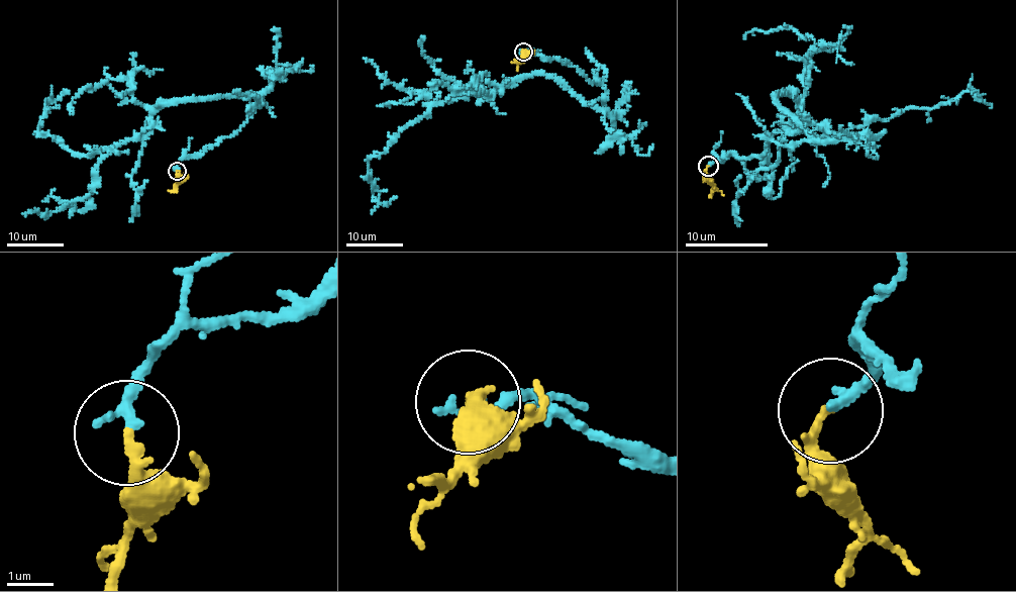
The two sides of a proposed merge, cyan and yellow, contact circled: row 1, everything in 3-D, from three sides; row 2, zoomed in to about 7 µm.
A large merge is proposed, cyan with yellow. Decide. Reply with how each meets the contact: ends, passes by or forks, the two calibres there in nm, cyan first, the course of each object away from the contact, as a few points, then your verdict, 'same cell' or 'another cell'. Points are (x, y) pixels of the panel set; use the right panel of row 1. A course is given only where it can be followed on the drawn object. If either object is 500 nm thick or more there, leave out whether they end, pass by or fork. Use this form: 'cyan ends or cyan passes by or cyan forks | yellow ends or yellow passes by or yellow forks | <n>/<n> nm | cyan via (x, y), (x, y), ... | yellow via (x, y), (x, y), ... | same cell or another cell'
cyan ends | yellow ends | 260/240 nm | cyan via (709, 166), (808, 141), (782, 89), (792, 130), (827, 138), (972, 94) | yellow via (709, 166), (706, 180), (712, 194) | same cell

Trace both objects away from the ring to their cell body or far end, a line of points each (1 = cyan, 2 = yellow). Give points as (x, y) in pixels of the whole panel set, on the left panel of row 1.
1: (177, 170), (241, 127), (262, 95), (173, 99), (140, 137), (82, 156), (36, 131), (46, 100), (68, 93)
2: (177, 170), (179, 181), (169, 191)

